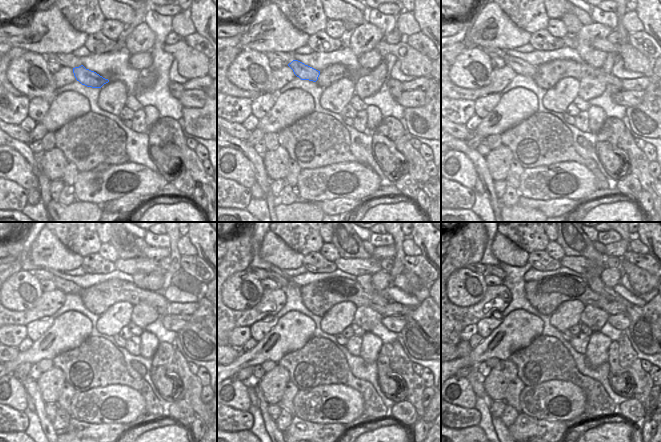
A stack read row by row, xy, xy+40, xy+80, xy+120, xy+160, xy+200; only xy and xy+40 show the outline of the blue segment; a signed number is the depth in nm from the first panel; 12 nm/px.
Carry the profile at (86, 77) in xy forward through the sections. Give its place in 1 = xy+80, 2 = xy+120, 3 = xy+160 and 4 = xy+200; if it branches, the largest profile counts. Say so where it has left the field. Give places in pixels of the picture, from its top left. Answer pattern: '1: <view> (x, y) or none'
1: xy+80 (520, 67)
2: xy+120 (65, 286)
3: xy+160 (281, 281)
4: xy+200 (495, 270)

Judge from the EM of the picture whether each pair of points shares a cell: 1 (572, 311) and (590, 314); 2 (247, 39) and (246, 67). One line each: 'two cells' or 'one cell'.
1: two cells
2: two cells

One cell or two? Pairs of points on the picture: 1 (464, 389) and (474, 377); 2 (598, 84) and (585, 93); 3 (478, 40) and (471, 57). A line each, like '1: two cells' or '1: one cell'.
1: two cells
2: one cell
3: two cells

